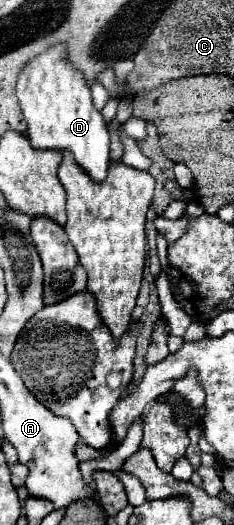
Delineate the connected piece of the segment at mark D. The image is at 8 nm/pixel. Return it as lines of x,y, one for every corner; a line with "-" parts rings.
55,44
29,60
17,78
17,98
27,122
27,136
35,148
71,150
79,166
93,178
103,180
109,164
109,132
101,112
93,106
85,74
69,62
67,44

